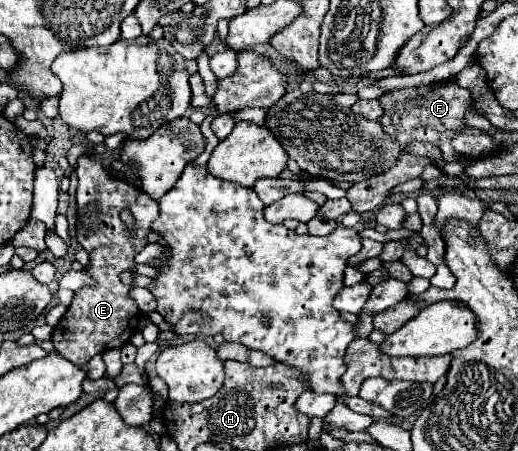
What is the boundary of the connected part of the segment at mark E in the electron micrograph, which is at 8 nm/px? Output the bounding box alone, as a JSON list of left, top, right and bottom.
[52,155,158,365]

